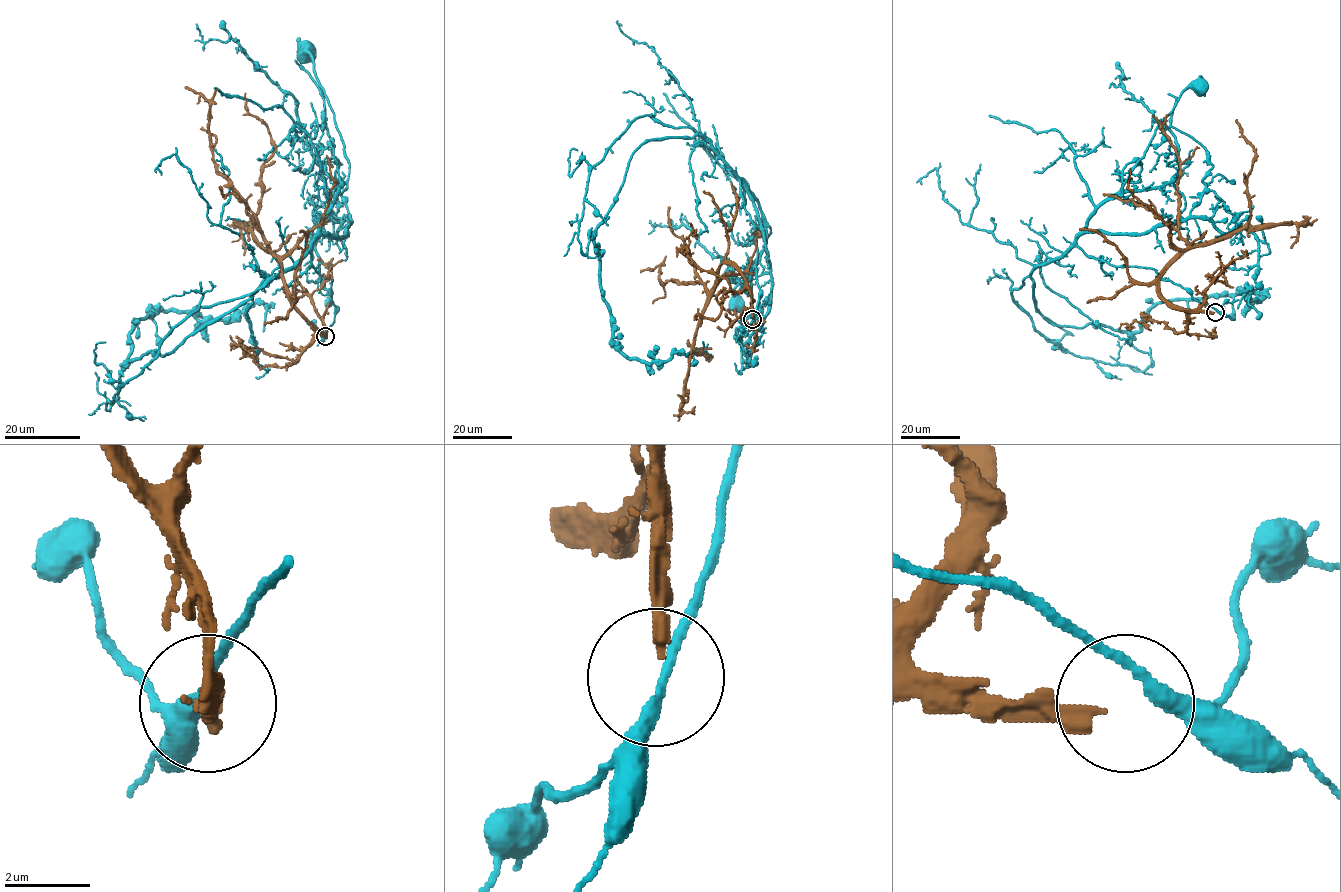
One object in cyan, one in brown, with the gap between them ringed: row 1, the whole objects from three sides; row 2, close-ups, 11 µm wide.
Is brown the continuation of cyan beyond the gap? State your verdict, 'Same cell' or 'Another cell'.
Another cell

